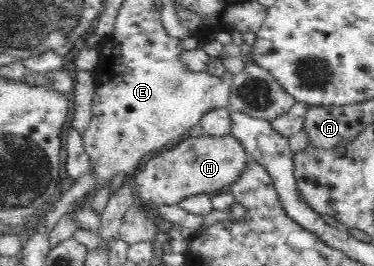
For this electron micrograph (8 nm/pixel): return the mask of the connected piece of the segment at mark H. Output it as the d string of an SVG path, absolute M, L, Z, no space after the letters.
M201 134L199 136L188 135L181 139L178 144L171 149L158 151L157 156L149 159L143 167L136 169L132 174L135 186L133 191L137 191L139 202L148 204L153 202L158 206L178 205L186 197L197 194L211 194L228 189L229 186L241 175L246 163L246 153L241 144L232 135L225 137L211 137Z

